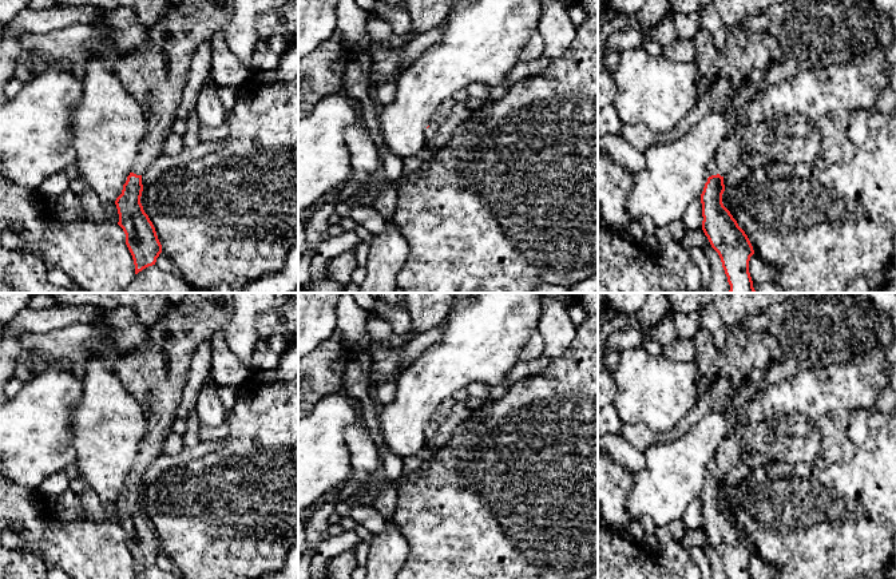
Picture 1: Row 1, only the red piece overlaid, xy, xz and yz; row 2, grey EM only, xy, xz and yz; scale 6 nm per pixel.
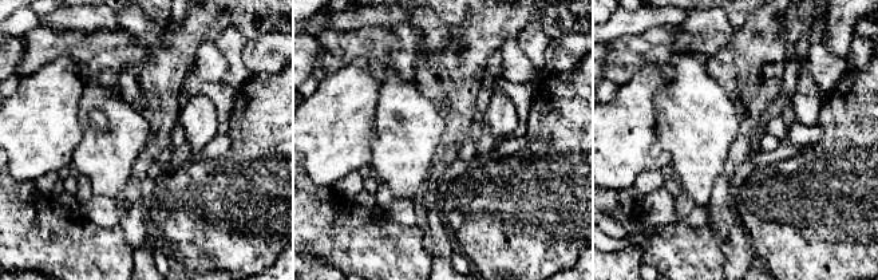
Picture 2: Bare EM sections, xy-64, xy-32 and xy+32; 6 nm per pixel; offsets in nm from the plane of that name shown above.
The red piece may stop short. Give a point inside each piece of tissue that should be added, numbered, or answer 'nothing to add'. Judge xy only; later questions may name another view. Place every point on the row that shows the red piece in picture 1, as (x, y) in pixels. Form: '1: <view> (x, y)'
1: xy (155, 75)

